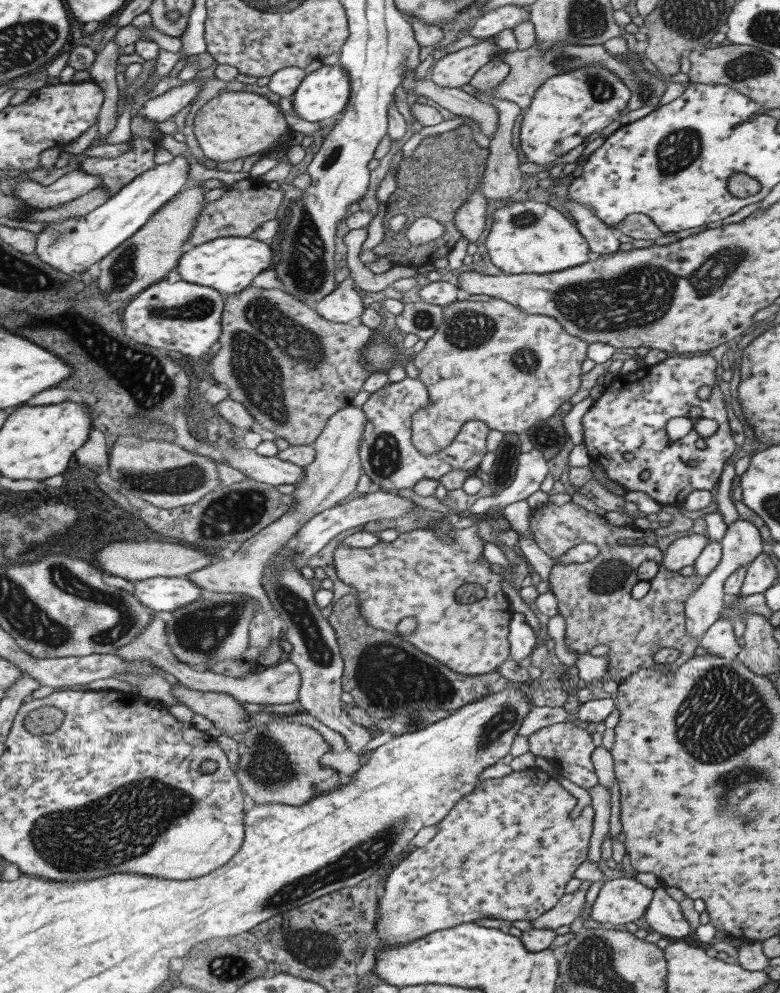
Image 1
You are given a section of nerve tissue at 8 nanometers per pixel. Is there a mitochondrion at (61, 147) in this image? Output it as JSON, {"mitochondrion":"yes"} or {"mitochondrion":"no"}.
{"mitochondrion":"no"}

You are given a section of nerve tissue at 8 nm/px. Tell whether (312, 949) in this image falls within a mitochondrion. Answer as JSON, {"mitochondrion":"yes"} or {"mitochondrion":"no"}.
{"mitochondrion":"yes"}

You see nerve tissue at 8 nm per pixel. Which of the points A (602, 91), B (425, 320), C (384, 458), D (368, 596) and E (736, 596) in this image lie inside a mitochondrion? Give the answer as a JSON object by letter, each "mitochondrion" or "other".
{"A":"mitochondrion","B":"mitochondrion","C":"mitochondrion","D":"other","E":"other"}

